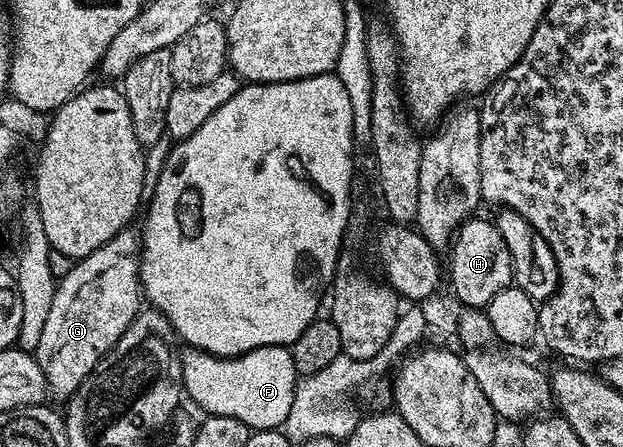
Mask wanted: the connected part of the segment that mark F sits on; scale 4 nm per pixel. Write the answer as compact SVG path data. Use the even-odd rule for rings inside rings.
M262 346L230 358L206 354L196 348L187 348L185 352L181 354L183 392L205 414L234 417L252 431L277 430L283 426L292 408L298 382L288 347Z

